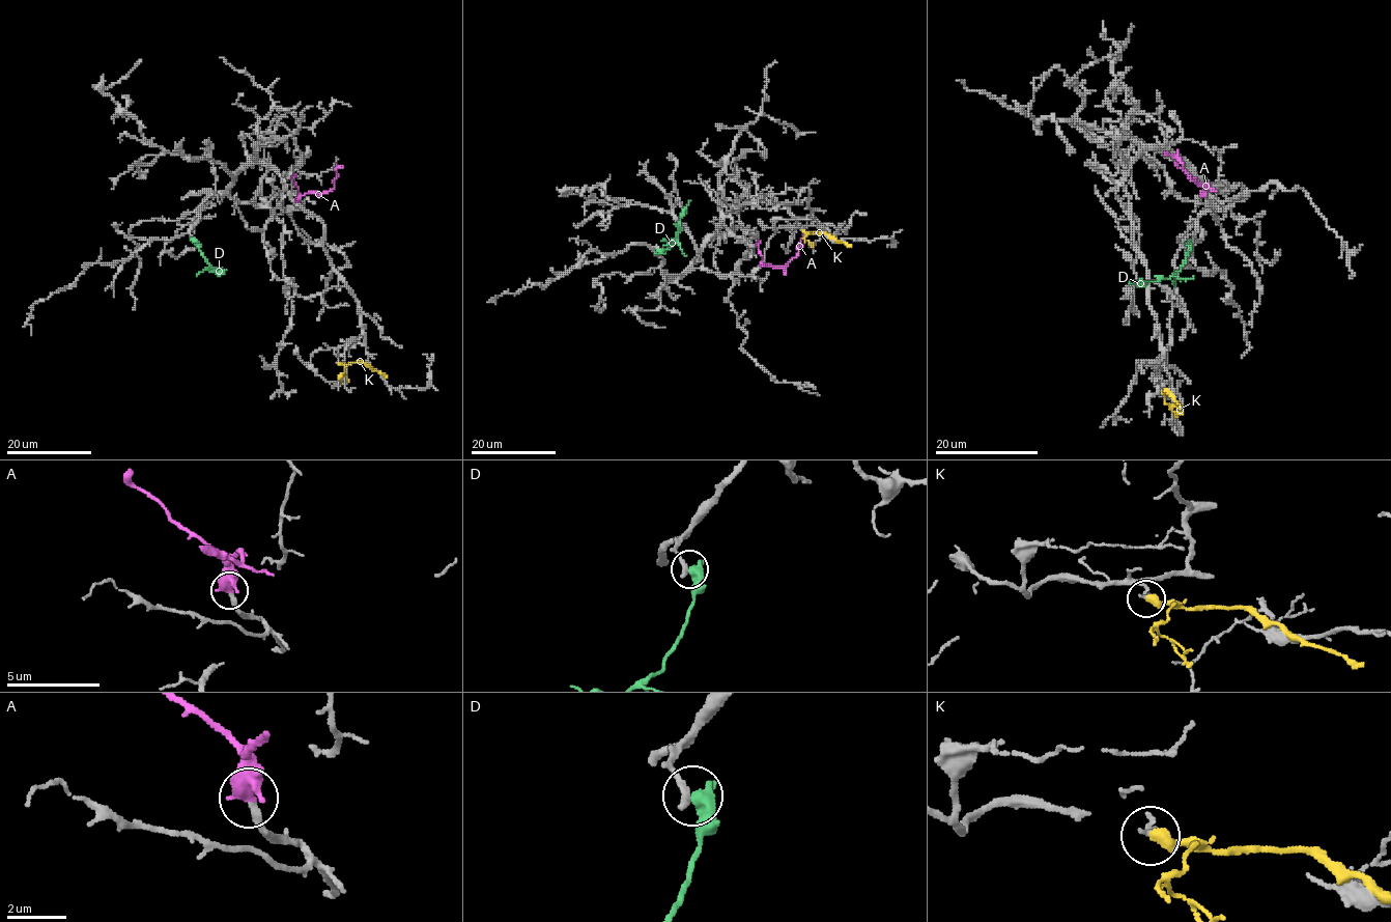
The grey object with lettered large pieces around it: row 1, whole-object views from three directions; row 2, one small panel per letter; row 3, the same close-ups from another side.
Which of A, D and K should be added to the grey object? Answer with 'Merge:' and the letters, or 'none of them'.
Merge: A

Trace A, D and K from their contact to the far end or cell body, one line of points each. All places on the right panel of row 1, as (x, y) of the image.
A: (1203, 195), (1207, 184), (1207, 188), (1196, 184), (1176, 158), (1164, 152)
D: (1186, 243), (1186, 258), (1177, 271), (1165, 279), (1131, 282), (1127, 279)
K: (1164, 390), (1181, 410)

